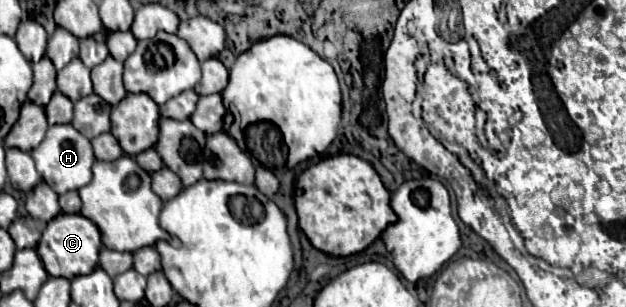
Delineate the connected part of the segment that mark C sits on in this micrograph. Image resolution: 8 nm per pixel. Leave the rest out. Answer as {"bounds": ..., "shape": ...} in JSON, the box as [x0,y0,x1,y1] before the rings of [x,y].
{"bounds":[37,214,103,280],"shape":[[[59,214],[47,222],[43,238],[37,246],[37,254],[41,256],[43,266],[51,276],[61,276],[71,280],[81,274],[91,274],[97,268],[101,246],[103,244],[99,228],[89,218],[83,218],[81,214]]]}

